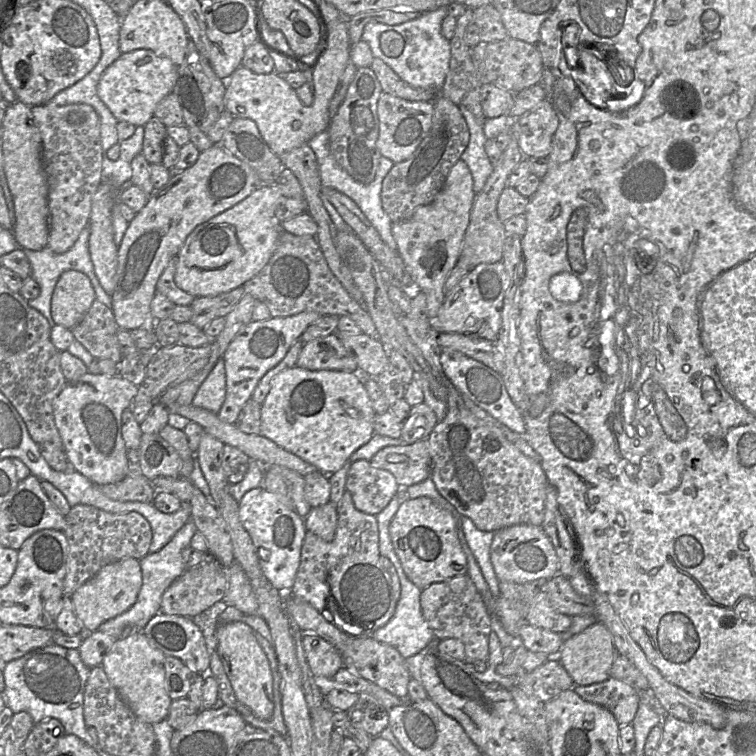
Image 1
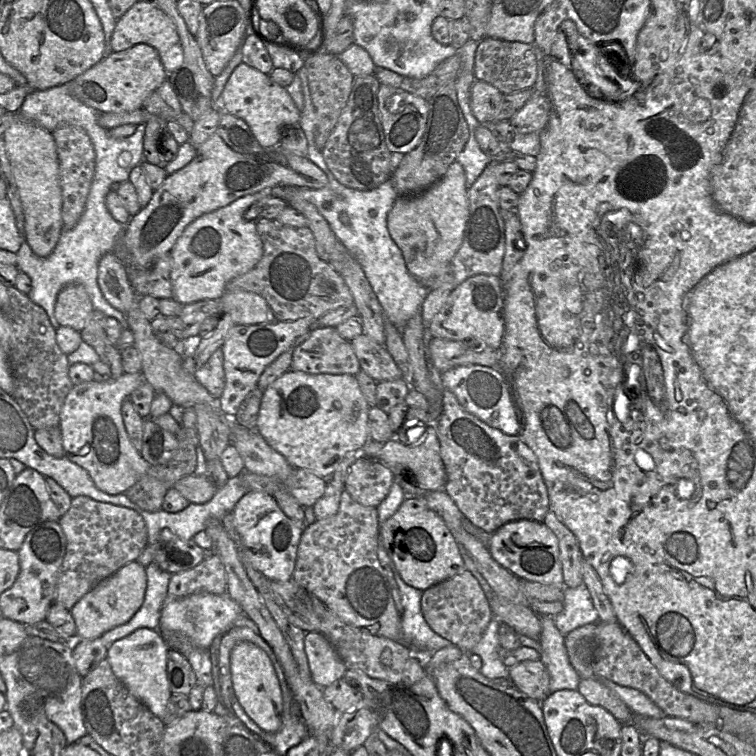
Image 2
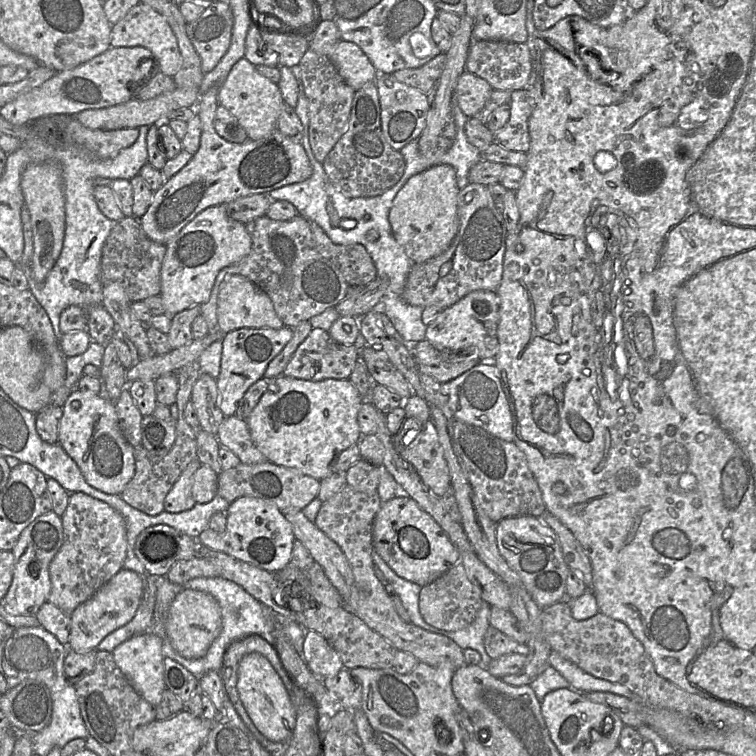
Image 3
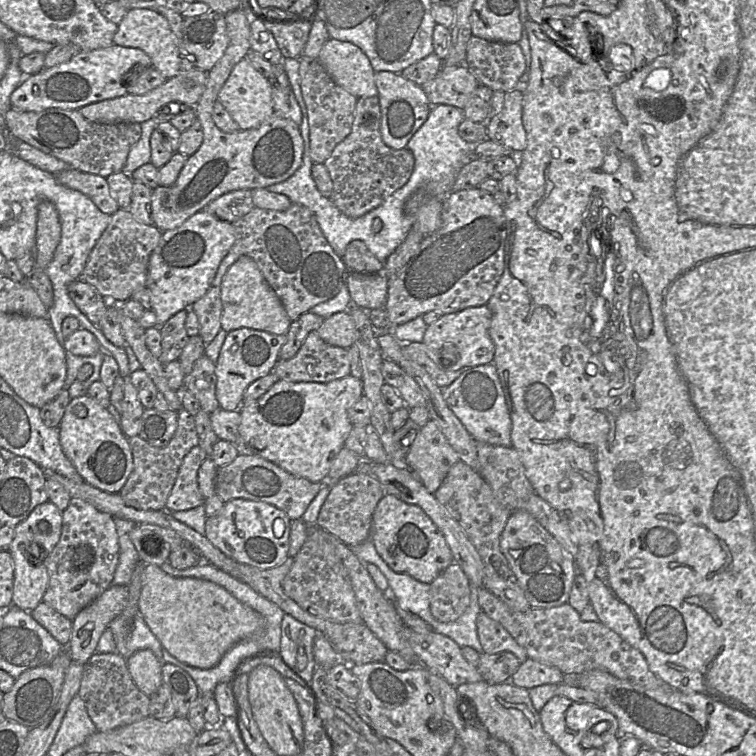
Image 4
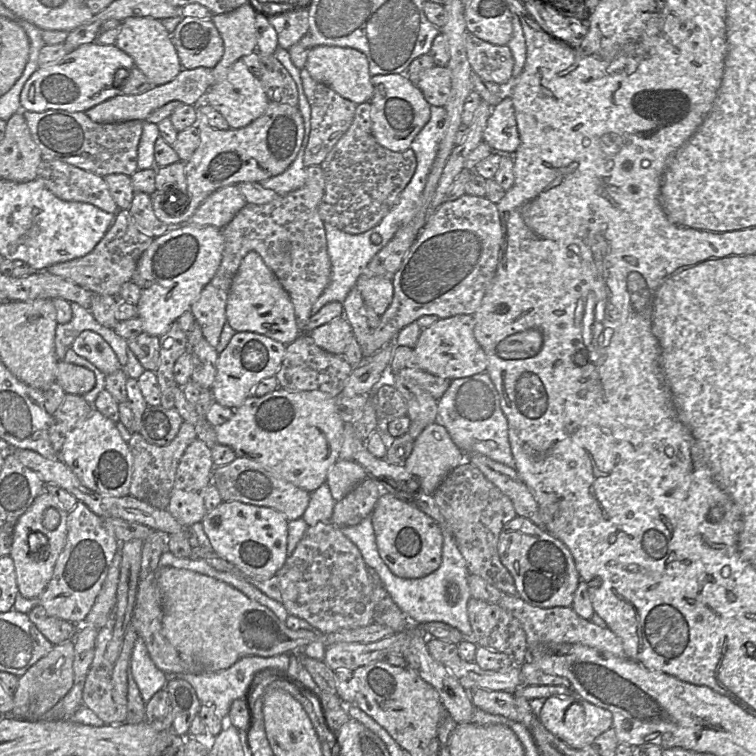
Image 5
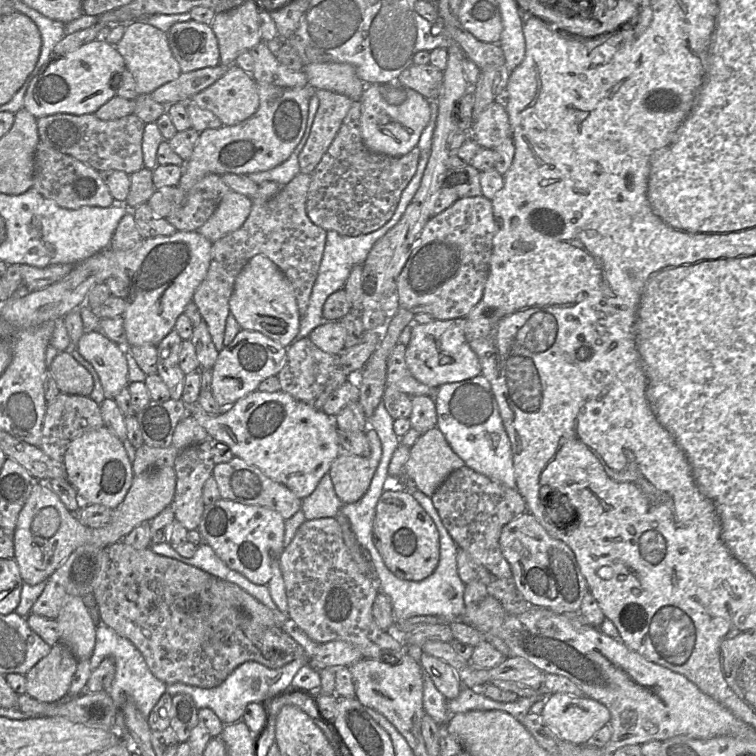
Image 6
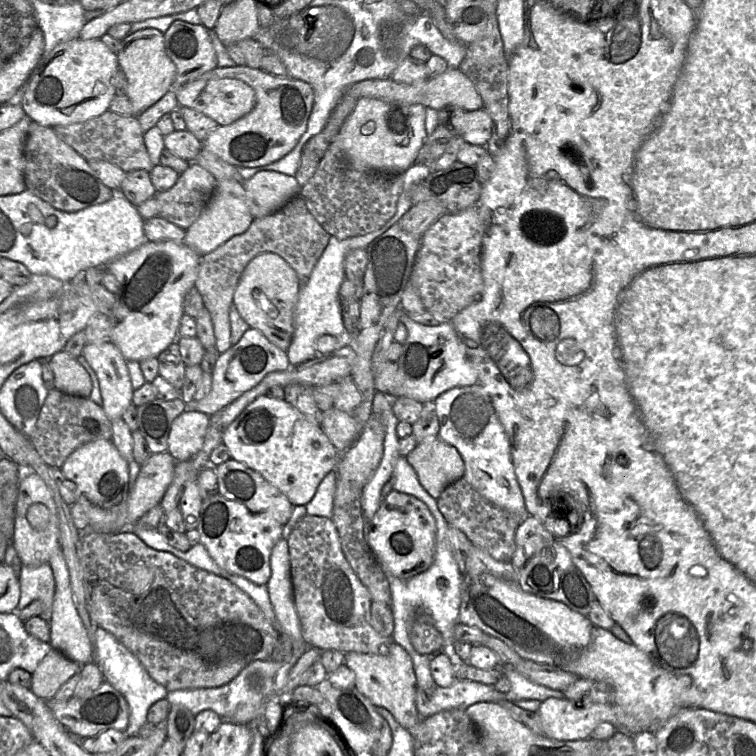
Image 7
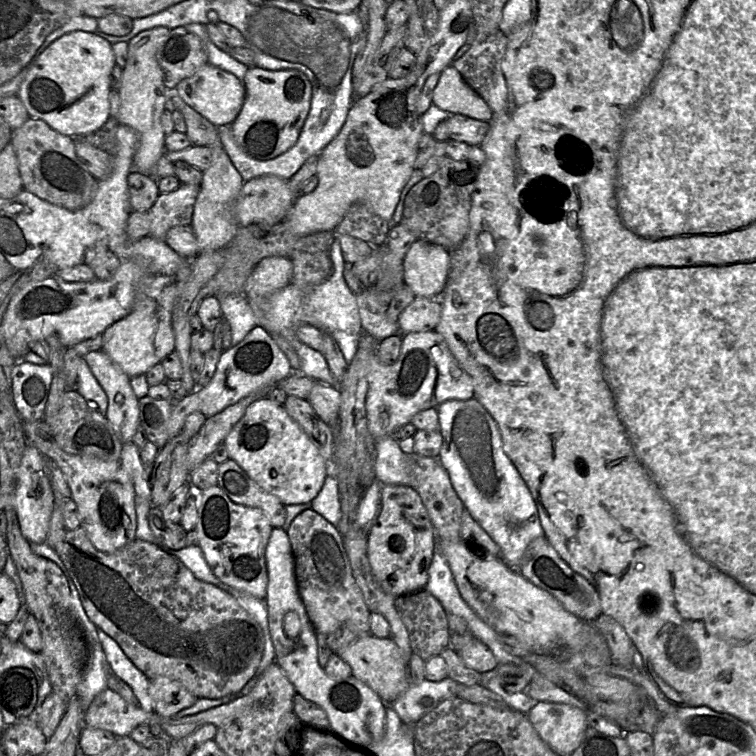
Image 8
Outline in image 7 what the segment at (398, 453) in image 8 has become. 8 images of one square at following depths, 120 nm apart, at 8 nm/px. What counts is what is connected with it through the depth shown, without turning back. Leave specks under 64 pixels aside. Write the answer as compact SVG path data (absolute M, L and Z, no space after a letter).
M399 457L393 471L393 476L395 481L392 490L417 497L427 505L435 520L438 521L437 512L445 520L438 508L437 499L433 498L421 485L414 468L409 464L406 457Z

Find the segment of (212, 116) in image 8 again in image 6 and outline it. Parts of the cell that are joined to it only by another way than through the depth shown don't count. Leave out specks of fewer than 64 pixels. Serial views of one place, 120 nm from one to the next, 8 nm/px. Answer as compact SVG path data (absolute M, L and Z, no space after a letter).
M233 64L214 84L188 102L214 113L224 126L237 125L252 117L259 108L257 82L251 74Z

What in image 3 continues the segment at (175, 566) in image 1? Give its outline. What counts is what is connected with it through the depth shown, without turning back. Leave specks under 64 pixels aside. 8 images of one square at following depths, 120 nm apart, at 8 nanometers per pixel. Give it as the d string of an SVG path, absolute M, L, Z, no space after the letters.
M144 575L144 590L135 616L125 626L111 632L97 650L112 652L127 639L152 631L153 613L156 602L156 577Z

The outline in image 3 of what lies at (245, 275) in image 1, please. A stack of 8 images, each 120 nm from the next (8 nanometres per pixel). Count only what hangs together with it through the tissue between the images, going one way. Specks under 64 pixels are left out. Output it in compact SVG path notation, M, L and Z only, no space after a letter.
M225 205L210 206L197 214L166 243L159 294L165 314L173 317L187 308L207 302L220 270L242 260L250 253L251 246L246 224L229 217Z

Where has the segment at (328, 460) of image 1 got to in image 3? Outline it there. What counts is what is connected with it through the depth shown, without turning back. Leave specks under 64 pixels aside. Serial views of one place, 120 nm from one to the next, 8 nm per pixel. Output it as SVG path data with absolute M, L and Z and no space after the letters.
M280 375L270 381L246 423L254 445L268 461L322 480L339 455L361 440L358 412L363 401L349 379L307 381Z

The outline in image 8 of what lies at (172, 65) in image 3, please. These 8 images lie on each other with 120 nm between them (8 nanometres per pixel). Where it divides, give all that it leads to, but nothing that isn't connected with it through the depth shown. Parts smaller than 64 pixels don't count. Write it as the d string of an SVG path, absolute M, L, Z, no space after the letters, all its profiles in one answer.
M158 26L138 33L128 42L127 61L118 89L120 106L115 118L120 124L127 125L138 133L139 146L133 157L133 170L146 175L151 175L158 160L166 152L161 115L168 107L170 92L164 85L163 71L156 52L169 32L169 28Z

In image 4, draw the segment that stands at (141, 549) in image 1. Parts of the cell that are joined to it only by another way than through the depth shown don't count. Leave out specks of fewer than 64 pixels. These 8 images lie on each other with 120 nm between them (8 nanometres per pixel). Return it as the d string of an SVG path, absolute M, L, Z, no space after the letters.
M71 498L68 507L62 511L60 540L48 557L49 583L42 601L73 620L112 584L118 558L114 517L82 499Z

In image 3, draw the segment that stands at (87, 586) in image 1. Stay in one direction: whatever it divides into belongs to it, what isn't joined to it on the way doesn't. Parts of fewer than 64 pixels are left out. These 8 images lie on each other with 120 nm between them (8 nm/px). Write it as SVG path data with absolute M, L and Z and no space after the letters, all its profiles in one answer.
M122 568L100 587L88 600L71 614L71 632L68 650L85 653L97 649L98 644L111 632L129 623L136 614L144 590L144 576Z

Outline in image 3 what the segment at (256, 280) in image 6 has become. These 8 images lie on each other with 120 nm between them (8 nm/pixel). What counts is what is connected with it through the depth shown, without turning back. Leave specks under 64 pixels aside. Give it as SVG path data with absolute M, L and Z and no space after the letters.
M235 274L220 285L217 301L218 329L226 334L239 328L272 328L284 326L277 315L270 297L245 276Z

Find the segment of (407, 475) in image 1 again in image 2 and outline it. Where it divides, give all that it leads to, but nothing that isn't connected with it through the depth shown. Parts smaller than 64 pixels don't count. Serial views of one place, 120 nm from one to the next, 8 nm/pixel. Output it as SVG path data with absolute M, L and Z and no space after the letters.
M435 423L426 427L424 434L415 444L403 444L391 439L383 444L379 460L394 475L410 471L414 481L408 481L423 491L444 490L445 466L440 455Z

